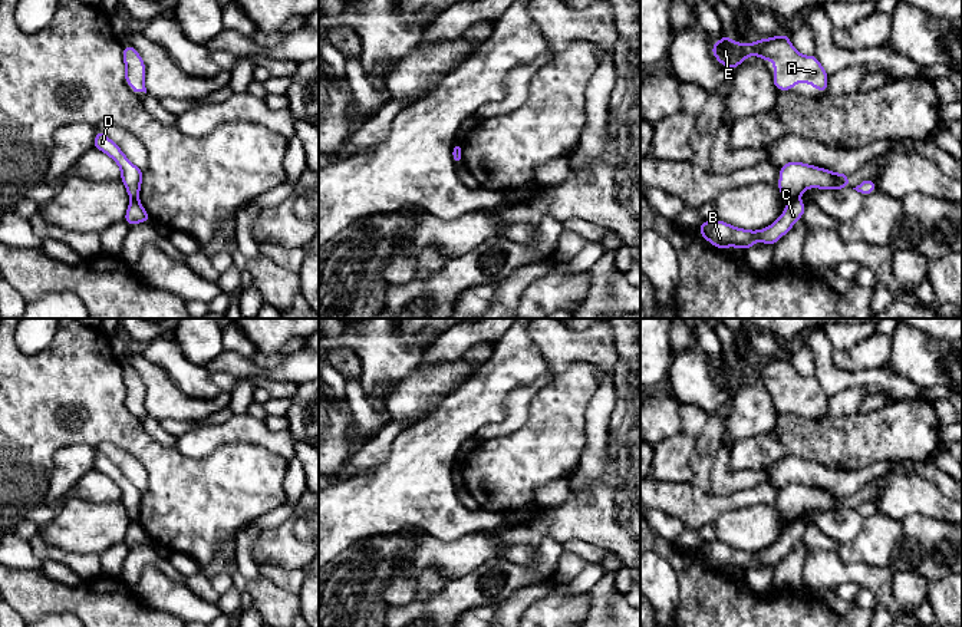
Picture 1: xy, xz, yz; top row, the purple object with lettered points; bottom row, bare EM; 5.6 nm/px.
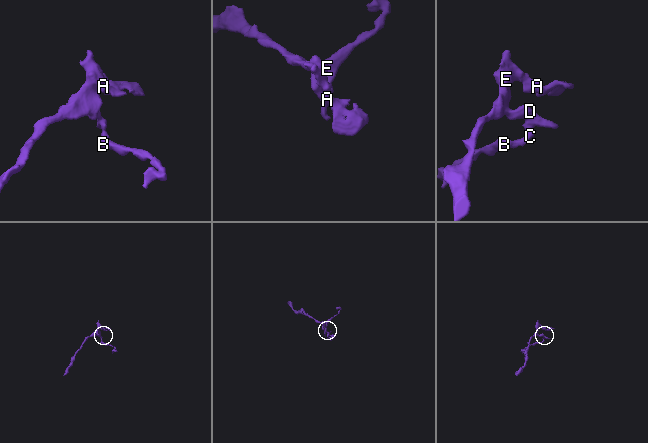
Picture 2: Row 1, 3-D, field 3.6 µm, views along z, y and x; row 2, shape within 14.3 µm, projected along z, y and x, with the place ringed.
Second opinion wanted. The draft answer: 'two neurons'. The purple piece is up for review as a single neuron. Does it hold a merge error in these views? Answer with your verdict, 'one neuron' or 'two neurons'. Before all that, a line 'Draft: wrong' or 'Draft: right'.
Draft: right
two neurons

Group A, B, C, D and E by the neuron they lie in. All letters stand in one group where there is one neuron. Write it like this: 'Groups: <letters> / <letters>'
Groups: A D E / B C

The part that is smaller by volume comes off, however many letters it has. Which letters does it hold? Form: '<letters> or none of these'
B, C

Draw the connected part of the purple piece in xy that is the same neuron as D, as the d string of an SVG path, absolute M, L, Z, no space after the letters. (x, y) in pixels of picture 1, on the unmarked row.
M98 451L93 469L105 473L111 478L121 489L121 502L126 508L126 514L131 521L139 519L141 502L144 501L144 494L135 488L126 476L121 472L121 469L111 462L101 451Z

